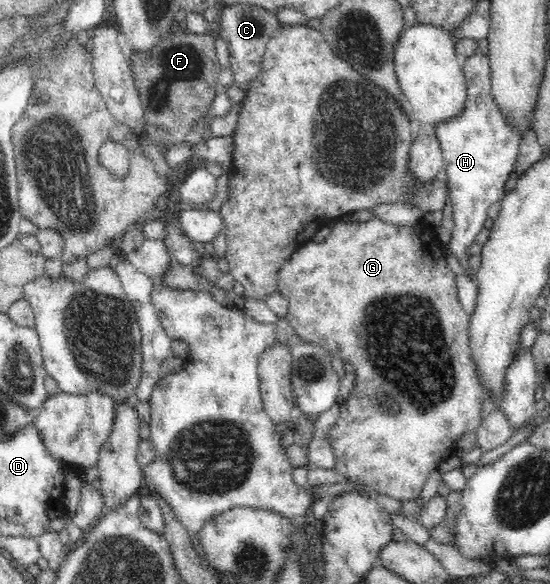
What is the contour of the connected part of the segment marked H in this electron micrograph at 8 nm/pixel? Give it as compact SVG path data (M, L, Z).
M477 47L476 52L462 64L468 98L460 116L436 124L435 138L442 147L452 201L454 230L446 250L460 260L468 260L468 247L484 227L490 206L506 196L504 186L513 173L518 158L519 135L510 122L498 111L491 92L489 56Z

